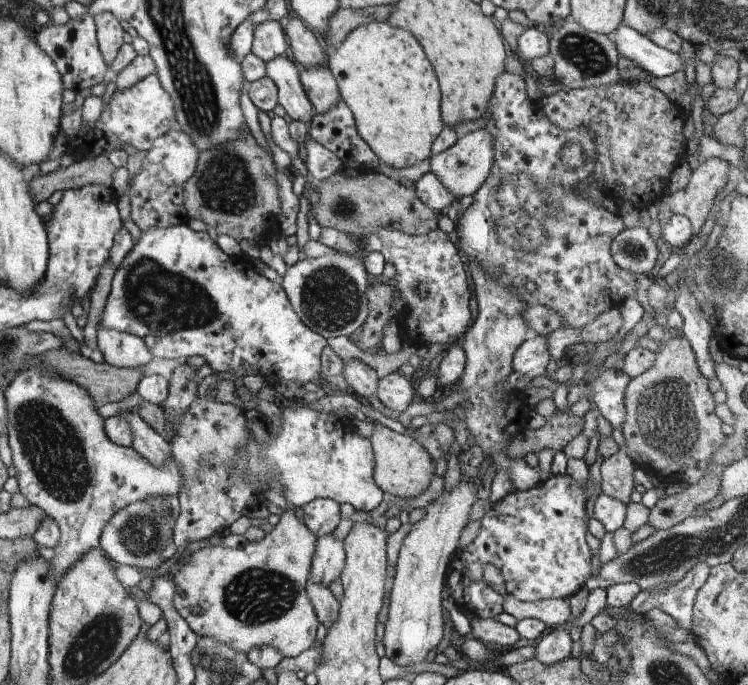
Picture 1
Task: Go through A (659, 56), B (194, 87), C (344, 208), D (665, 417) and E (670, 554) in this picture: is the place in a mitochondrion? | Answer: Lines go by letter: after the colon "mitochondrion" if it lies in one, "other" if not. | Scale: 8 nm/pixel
A: other
B: mitochondrion
C: mitochondrion
D: mitochondrion
E: mitochondrion

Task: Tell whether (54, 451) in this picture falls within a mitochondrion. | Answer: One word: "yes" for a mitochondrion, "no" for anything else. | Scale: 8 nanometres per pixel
yes

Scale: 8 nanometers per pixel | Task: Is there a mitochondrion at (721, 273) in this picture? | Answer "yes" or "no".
yes

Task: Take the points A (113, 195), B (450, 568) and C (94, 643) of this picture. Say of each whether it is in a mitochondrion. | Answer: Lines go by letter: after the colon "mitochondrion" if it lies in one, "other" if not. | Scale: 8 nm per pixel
A: other
B: other
C: mitochondrion

